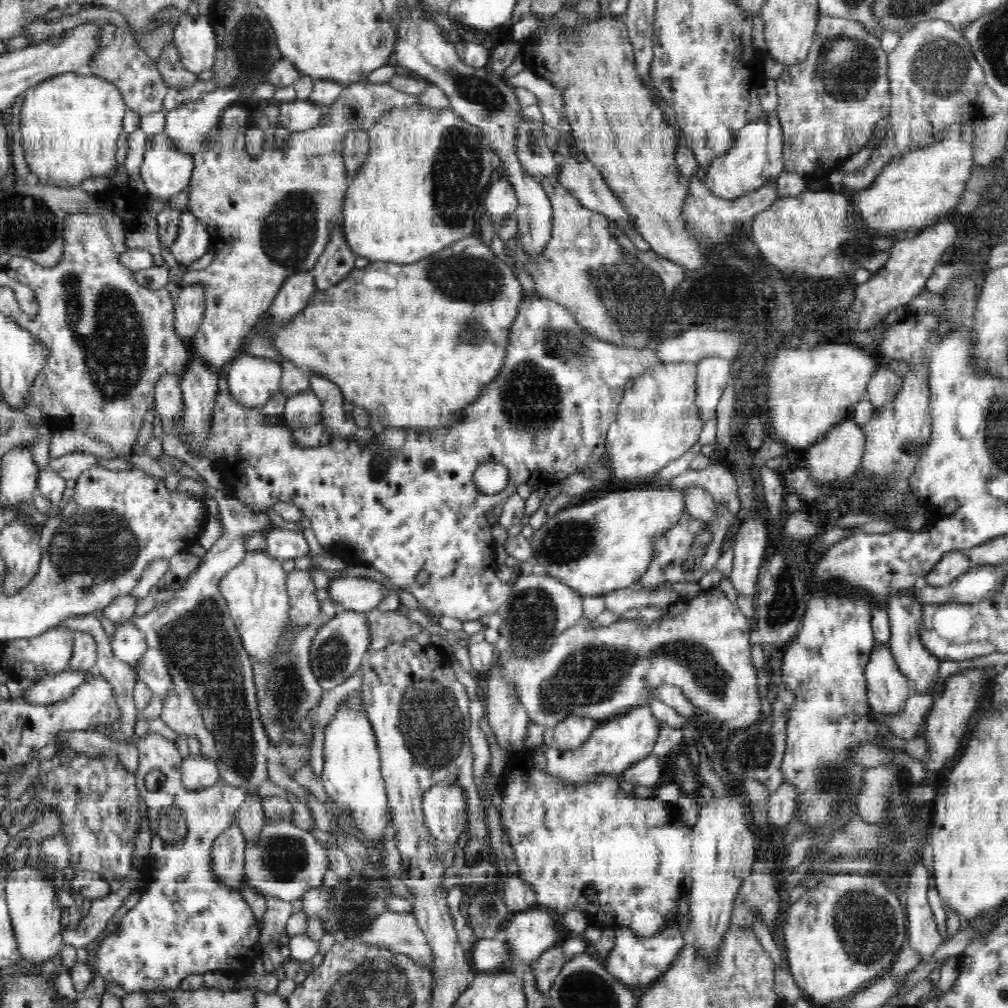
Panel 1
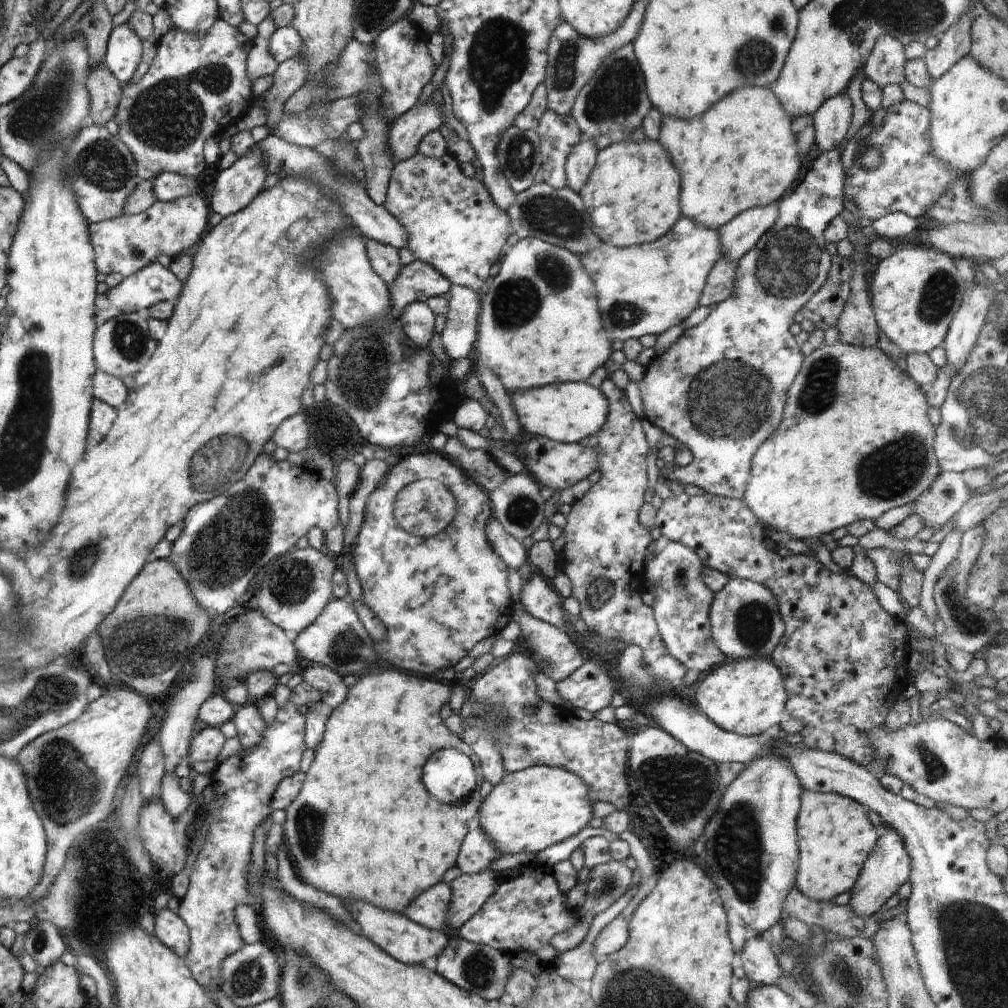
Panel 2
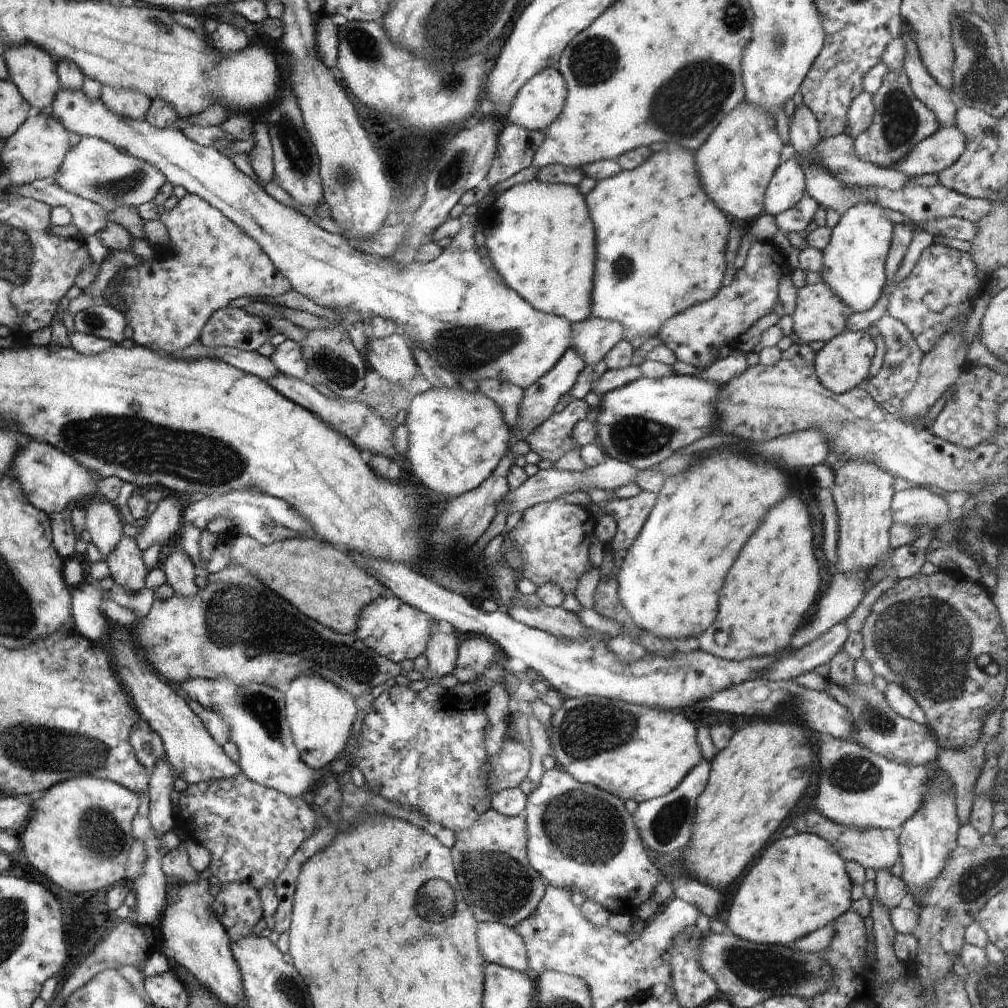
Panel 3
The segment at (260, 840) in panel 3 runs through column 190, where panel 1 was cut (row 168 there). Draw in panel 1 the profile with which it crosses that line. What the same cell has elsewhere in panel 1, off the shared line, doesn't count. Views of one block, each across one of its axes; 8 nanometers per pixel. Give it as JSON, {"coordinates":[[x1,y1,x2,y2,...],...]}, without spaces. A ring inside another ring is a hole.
{"coordinates":[[822,15,818,22,817,32,811,49,809,50,806,60,801,63,786,66,781,76,775,80,777,83,779,103,775,108,777,117,779,118,783,130,783,170,785,172,794,172,801,176,805,182,812,180,820,180,827,178,834,169,838,169,847,159,853,154,860,152,870,139,872,138,872,130,881,118,887,118,890,112,890,79,888,79,888,63,887,54,880,45,880,38,877,35,870,34,864,25,848,20,834,18,827,15]]}

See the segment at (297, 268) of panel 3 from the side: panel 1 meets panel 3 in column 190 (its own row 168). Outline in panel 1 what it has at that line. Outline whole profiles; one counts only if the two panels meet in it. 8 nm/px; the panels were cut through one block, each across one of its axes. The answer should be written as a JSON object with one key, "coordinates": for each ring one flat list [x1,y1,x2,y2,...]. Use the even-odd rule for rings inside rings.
{"coordinates":[[155,134,148,140,140,167,147,196,168,201,188,188,192,172,193,156,179,152,166,134]]}

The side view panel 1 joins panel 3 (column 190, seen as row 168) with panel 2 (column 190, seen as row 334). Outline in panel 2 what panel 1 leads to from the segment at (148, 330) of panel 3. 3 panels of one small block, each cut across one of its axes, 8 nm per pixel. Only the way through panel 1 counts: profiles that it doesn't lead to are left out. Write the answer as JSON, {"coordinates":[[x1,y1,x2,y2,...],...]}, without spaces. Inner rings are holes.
{"coordinates":[[196,192,173,201,156,200,148,210,137,215,124,214,88,224,96,268,102,274,118,273,127,277,146,268,160,253,174,259,180,252,189,252,188,249,200,242,211,216,206,204]]}

